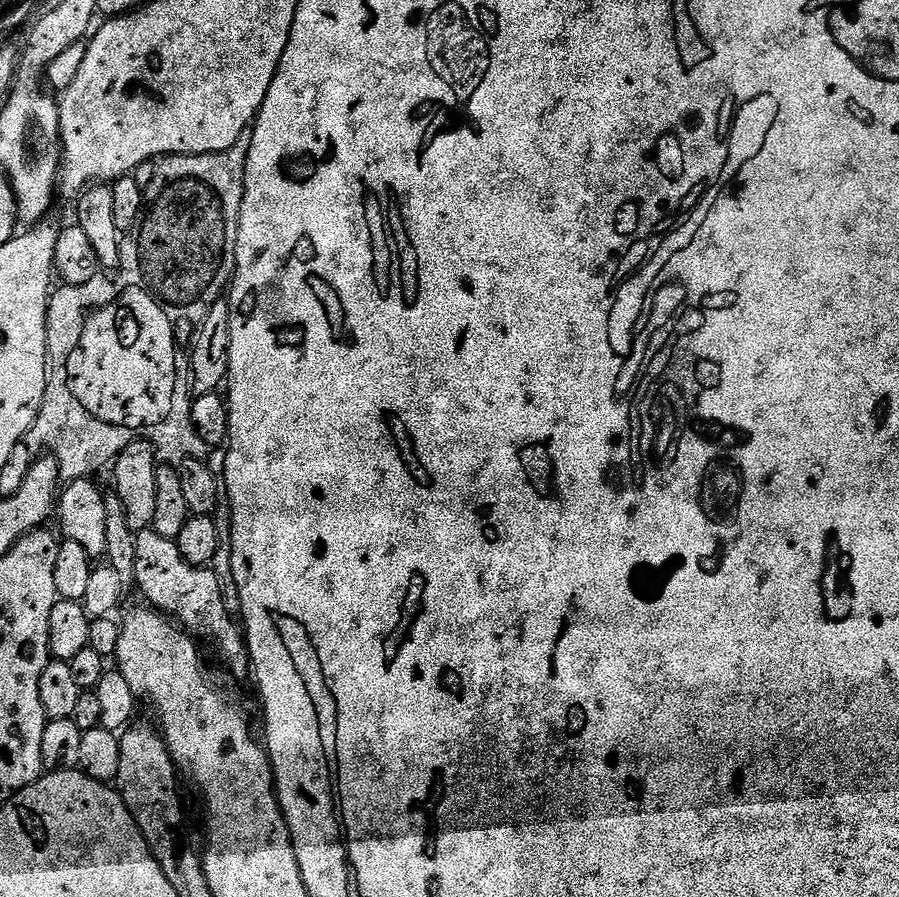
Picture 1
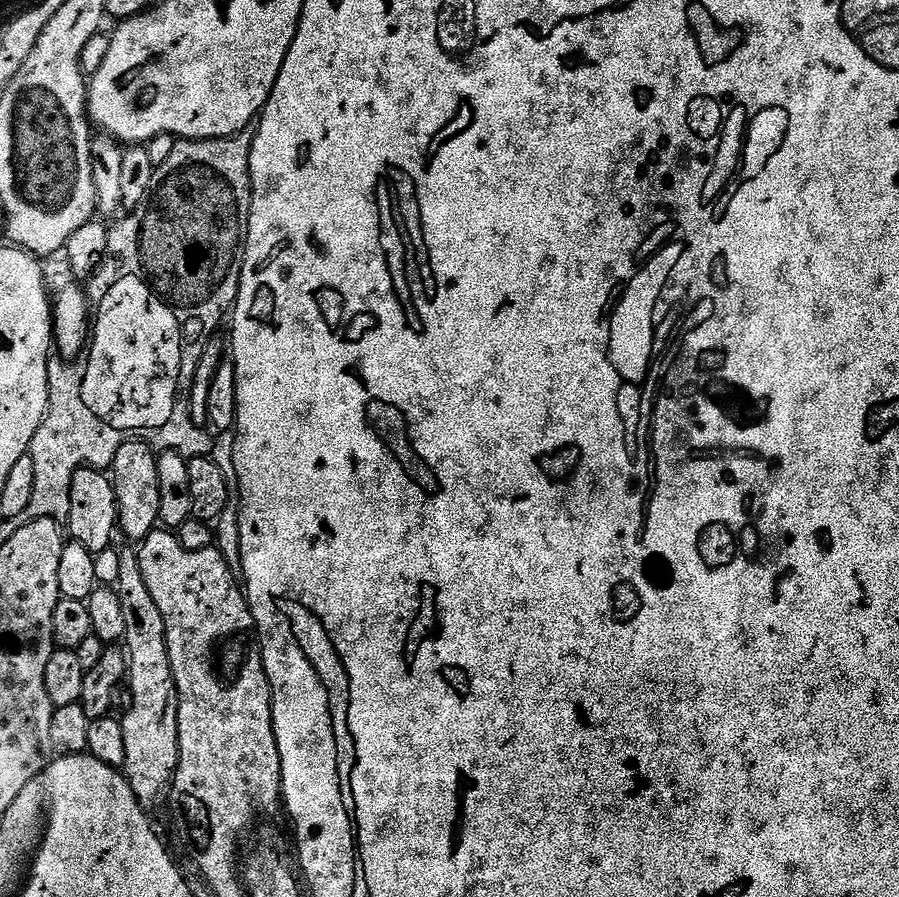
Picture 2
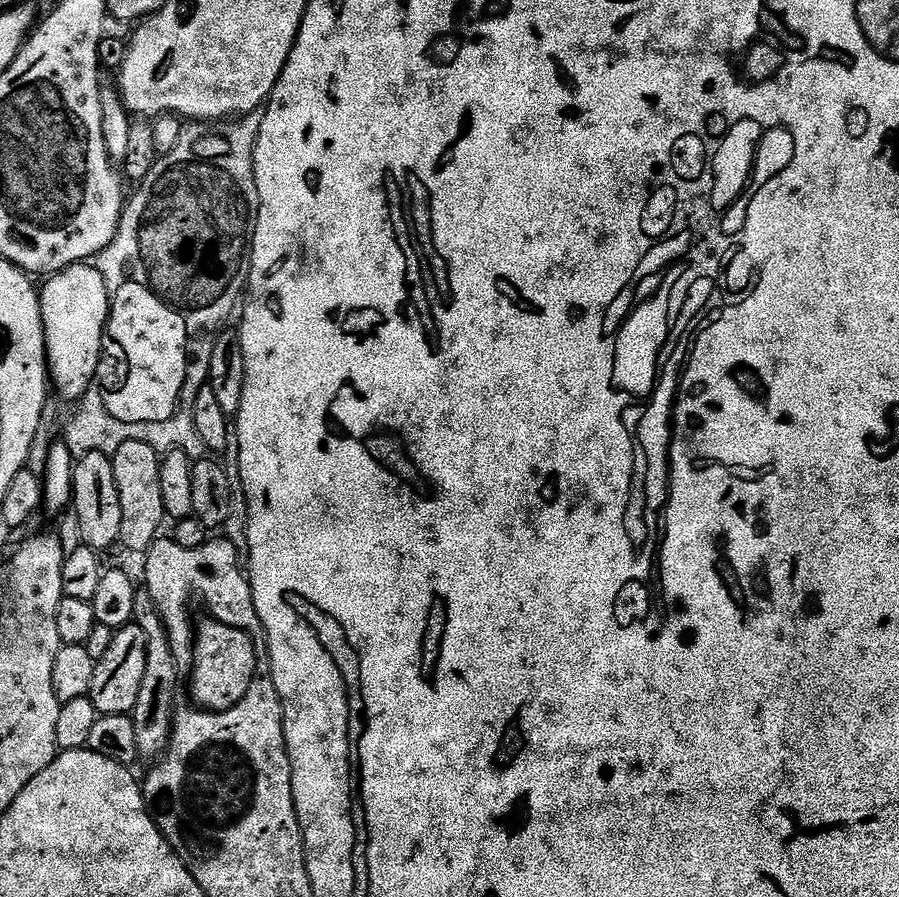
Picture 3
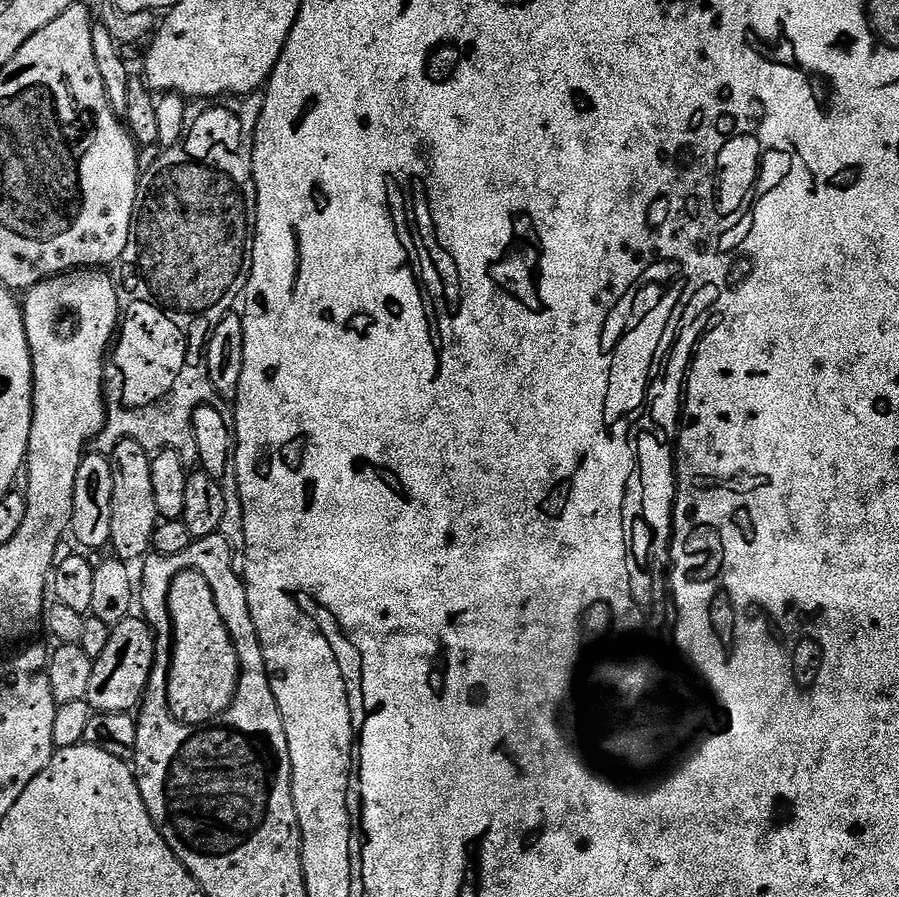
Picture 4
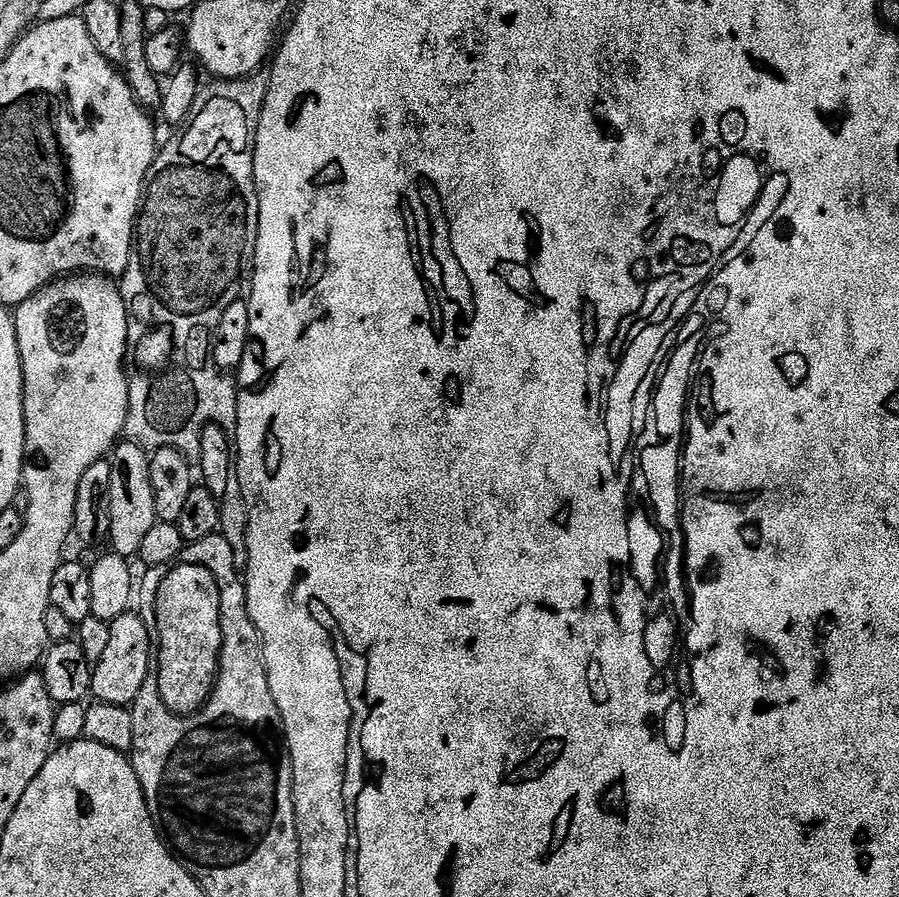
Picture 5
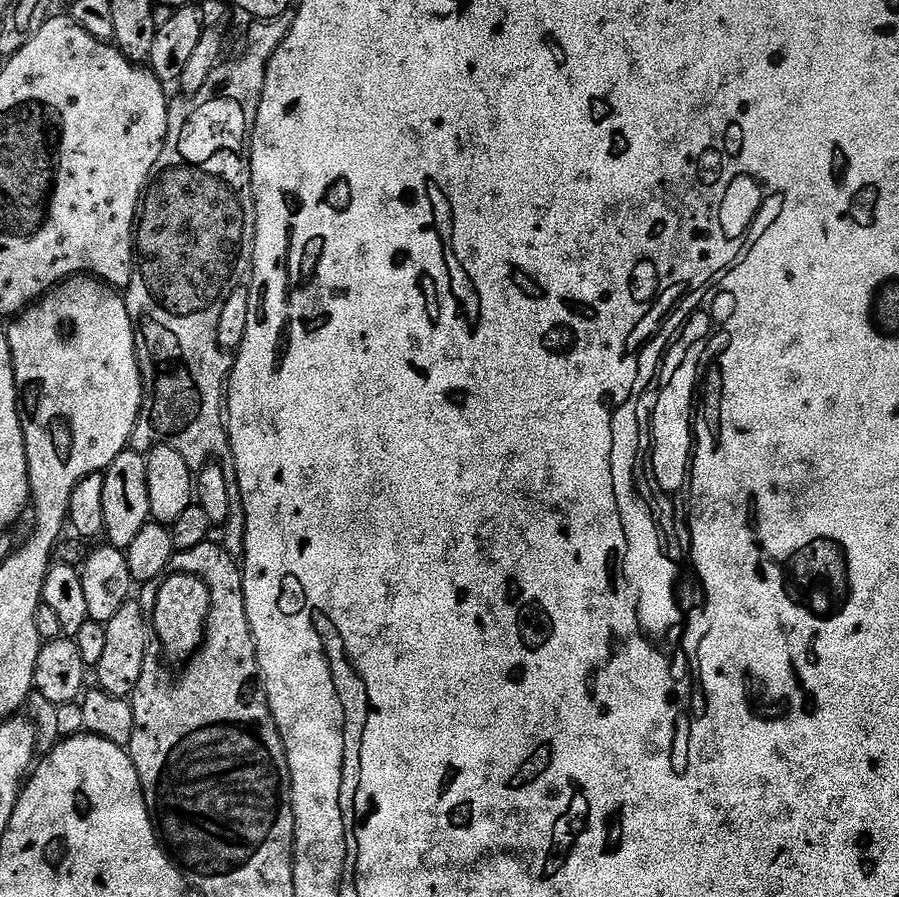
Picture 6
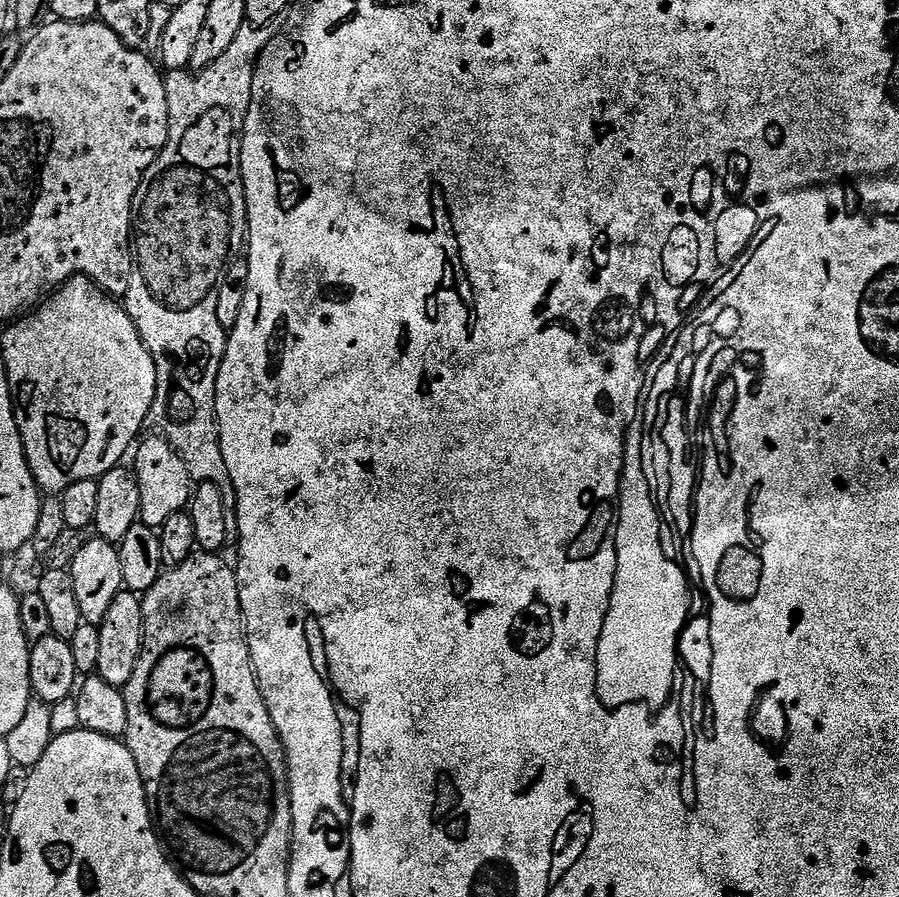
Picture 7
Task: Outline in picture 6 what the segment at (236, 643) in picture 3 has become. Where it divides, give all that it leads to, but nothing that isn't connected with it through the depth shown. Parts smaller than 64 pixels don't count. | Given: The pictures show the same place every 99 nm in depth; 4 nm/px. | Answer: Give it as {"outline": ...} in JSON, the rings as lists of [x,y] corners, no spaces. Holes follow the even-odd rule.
{"outline":[[[184,573],[167,575],[158,586],[158,594],[152,609],[152,630],[158,636],[159,649],[167,661],[185,663],[195,655],[204,641],[204,634],[212,604],[209,588],[203,579]]]}

